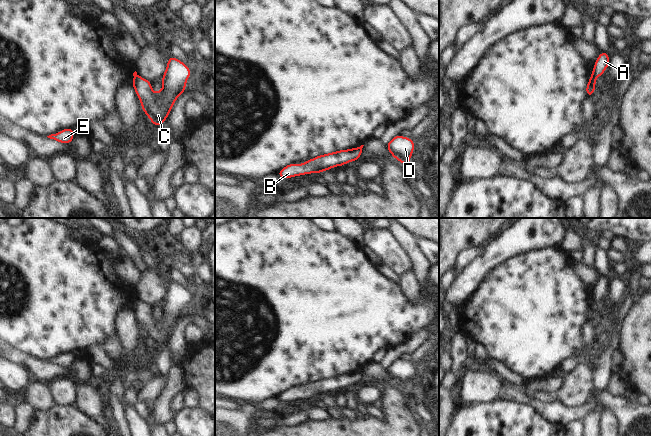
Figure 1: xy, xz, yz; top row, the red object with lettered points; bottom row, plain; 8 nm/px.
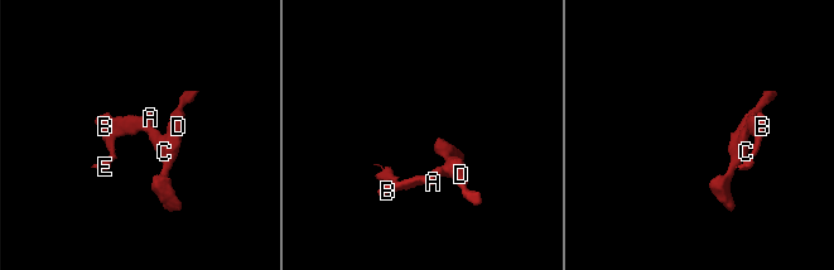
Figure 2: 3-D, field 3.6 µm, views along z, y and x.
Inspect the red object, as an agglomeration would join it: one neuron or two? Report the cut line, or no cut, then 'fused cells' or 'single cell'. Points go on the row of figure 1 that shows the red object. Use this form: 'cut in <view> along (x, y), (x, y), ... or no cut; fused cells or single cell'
cut in yz along (592, 74), (595, 79); fused cells

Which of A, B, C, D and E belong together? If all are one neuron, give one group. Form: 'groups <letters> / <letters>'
groups A B E / C D

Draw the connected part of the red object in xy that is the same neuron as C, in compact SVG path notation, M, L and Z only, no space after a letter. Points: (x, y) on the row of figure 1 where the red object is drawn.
M169 56L167 69L162 76L162 90L154 93L152 84L139 75L132 80L132 85L145 112L155 127L159 127L168 117L176 99L186 90L186 81L191 75L187 65Z

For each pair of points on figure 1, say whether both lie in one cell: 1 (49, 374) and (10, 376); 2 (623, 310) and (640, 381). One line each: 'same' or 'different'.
1: different
2: different

